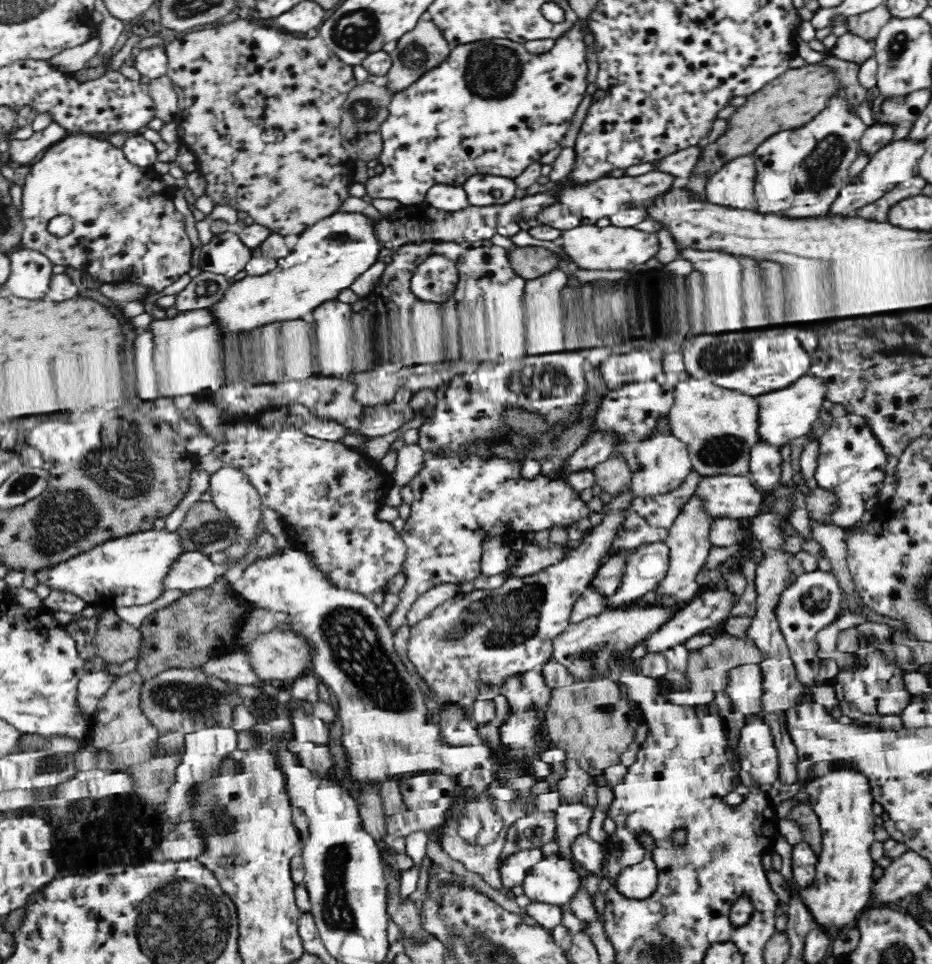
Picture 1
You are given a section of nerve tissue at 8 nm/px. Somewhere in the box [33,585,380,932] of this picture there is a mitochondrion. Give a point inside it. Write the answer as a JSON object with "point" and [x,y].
{"point":[193,699]}

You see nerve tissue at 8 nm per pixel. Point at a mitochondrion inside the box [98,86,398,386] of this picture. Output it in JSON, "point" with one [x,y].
{"point":[362,110]}

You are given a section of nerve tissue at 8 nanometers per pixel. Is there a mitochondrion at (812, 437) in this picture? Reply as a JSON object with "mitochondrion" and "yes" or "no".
{"mitochondrion":"no"}

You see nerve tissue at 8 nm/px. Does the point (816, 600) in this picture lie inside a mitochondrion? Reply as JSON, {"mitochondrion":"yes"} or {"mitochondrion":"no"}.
{"mitochondrion":"yes"}

